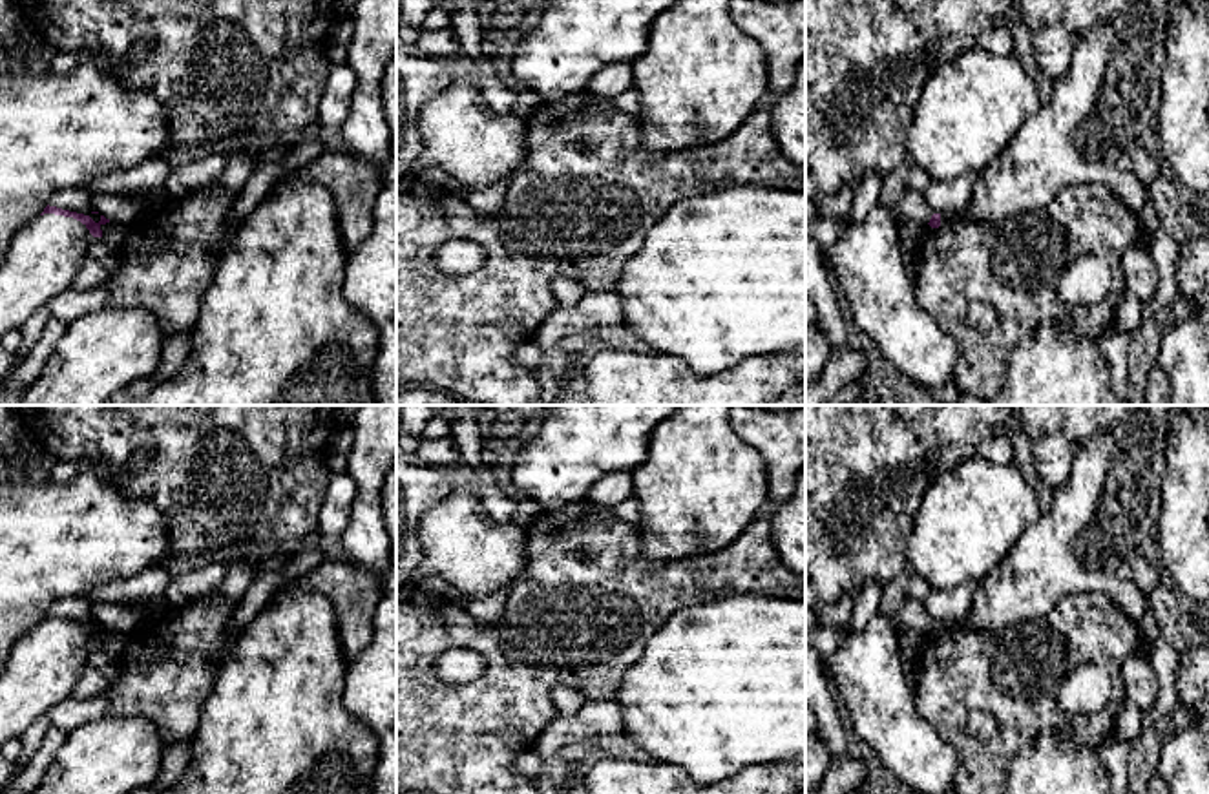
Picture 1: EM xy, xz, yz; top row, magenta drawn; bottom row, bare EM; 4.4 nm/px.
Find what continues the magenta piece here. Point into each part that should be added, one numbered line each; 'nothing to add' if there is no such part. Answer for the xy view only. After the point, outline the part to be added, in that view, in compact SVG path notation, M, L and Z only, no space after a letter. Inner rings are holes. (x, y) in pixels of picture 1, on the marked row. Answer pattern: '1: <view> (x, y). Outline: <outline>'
1: xy (42, 260). Outline: M55 214L37 215L16 232L0 265L0 338L71 288L93 241L104 239Z

